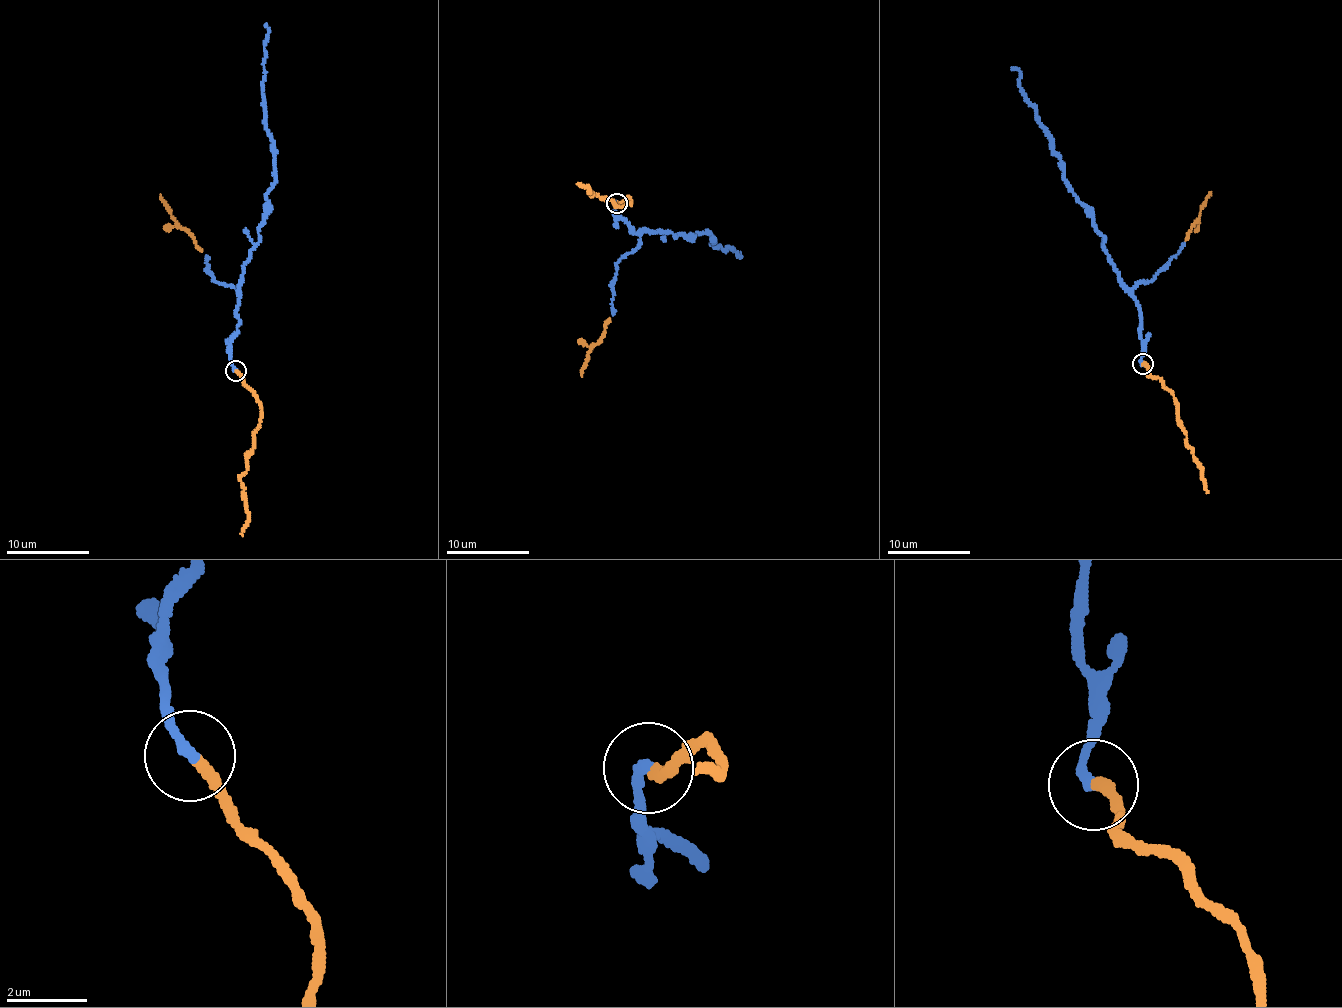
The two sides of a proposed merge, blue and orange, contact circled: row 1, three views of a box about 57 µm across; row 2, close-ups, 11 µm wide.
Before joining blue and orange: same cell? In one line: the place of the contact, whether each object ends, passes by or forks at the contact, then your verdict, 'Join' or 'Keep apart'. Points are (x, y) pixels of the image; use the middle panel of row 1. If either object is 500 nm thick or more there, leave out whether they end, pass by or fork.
Place: (616, 203). At the ring blue ends. At the ring orange ends. Join

